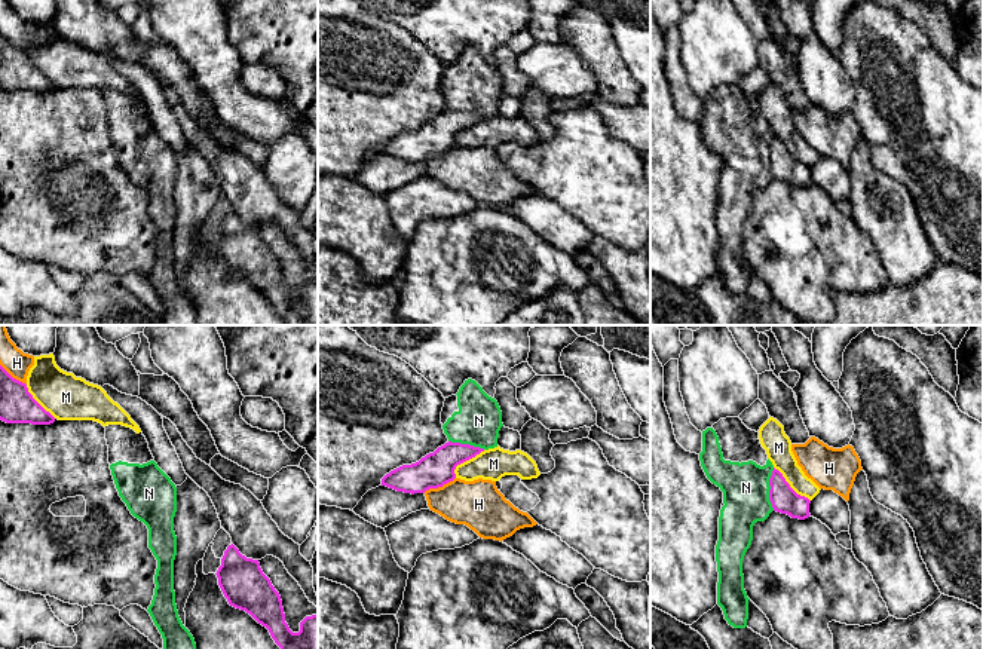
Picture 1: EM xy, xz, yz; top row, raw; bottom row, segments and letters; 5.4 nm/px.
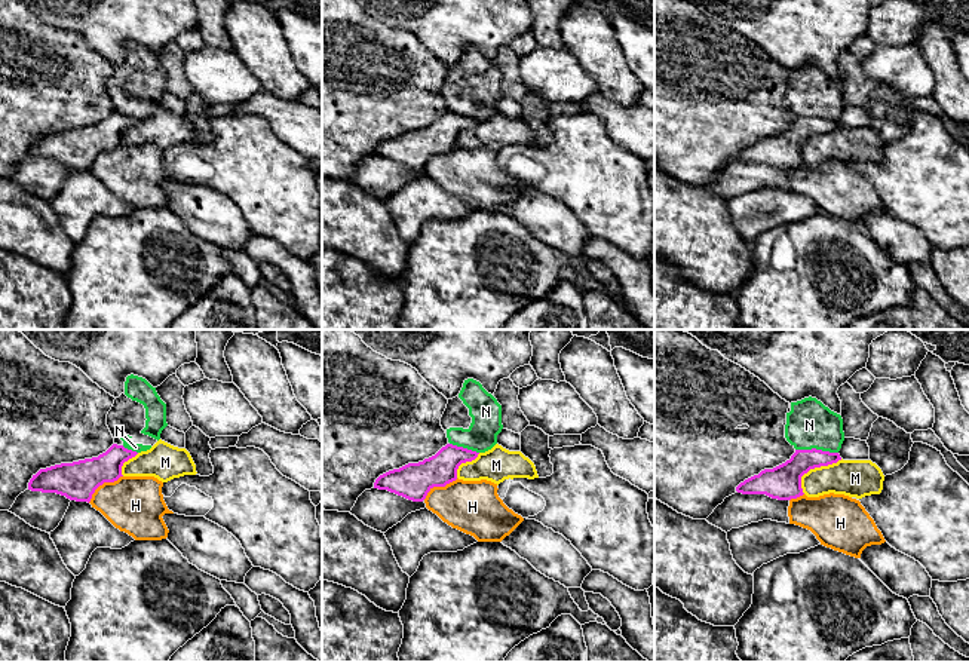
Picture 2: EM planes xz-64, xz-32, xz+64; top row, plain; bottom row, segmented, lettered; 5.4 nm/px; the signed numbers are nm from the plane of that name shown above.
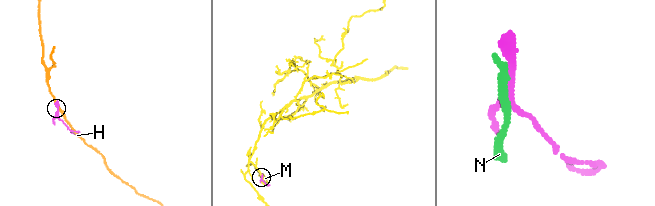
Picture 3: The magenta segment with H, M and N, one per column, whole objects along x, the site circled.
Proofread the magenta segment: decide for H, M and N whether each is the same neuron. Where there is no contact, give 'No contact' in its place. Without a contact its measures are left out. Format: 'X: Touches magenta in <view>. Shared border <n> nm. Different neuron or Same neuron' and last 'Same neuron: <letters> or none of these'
H: Touches magenta in xz. Shared border 190 nm. Different neuron
M: Touches magenta in yz. Shared border 280 nm. Different neuron
N: Touches magenta in yz. Shared border 240 nm. Different neuron
Same neuron: none of these

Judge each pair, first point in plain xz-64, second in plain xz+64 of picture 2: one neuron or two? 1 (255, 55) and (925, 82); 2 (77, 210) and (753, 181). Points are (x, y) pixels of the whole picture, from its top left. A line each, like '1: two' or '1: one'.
1: two
2: two

